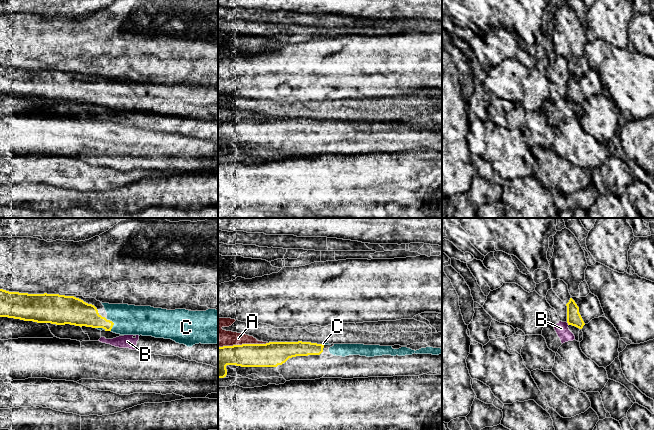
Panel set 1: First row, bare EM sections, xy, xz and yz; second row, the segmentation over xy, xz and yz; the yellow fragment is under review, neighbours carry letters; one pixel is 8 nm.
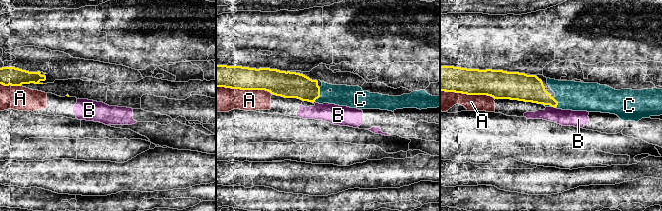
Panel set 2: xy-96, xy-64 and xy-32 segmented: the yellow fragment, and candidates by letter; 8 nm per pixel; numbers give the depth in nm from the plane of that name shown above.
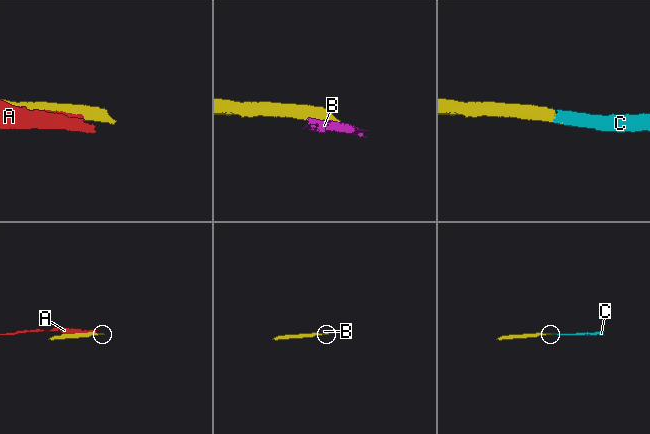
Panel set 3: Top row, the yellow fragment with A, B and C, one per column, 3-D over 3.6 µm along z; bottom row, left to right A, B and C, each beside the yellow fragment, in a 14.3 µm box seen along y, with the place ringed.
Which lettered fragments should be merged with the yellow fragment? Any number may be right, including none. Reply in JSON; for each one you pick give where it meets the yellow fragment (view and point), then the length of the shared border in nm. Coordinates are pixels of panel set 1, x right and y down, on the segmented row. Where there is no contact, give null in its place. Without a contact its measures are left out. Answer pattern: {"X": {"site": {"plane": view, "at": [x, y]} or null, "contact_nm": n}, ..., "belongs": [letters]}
{"C": {"site": {"plane": "xy", "at": [113, 323]}, "contact_nm": 120}, "belongs": ["C"]}

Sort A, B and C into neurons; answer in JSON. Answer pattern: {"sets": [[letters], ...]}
{"sets": [["A", "B"], ["C"]]}

